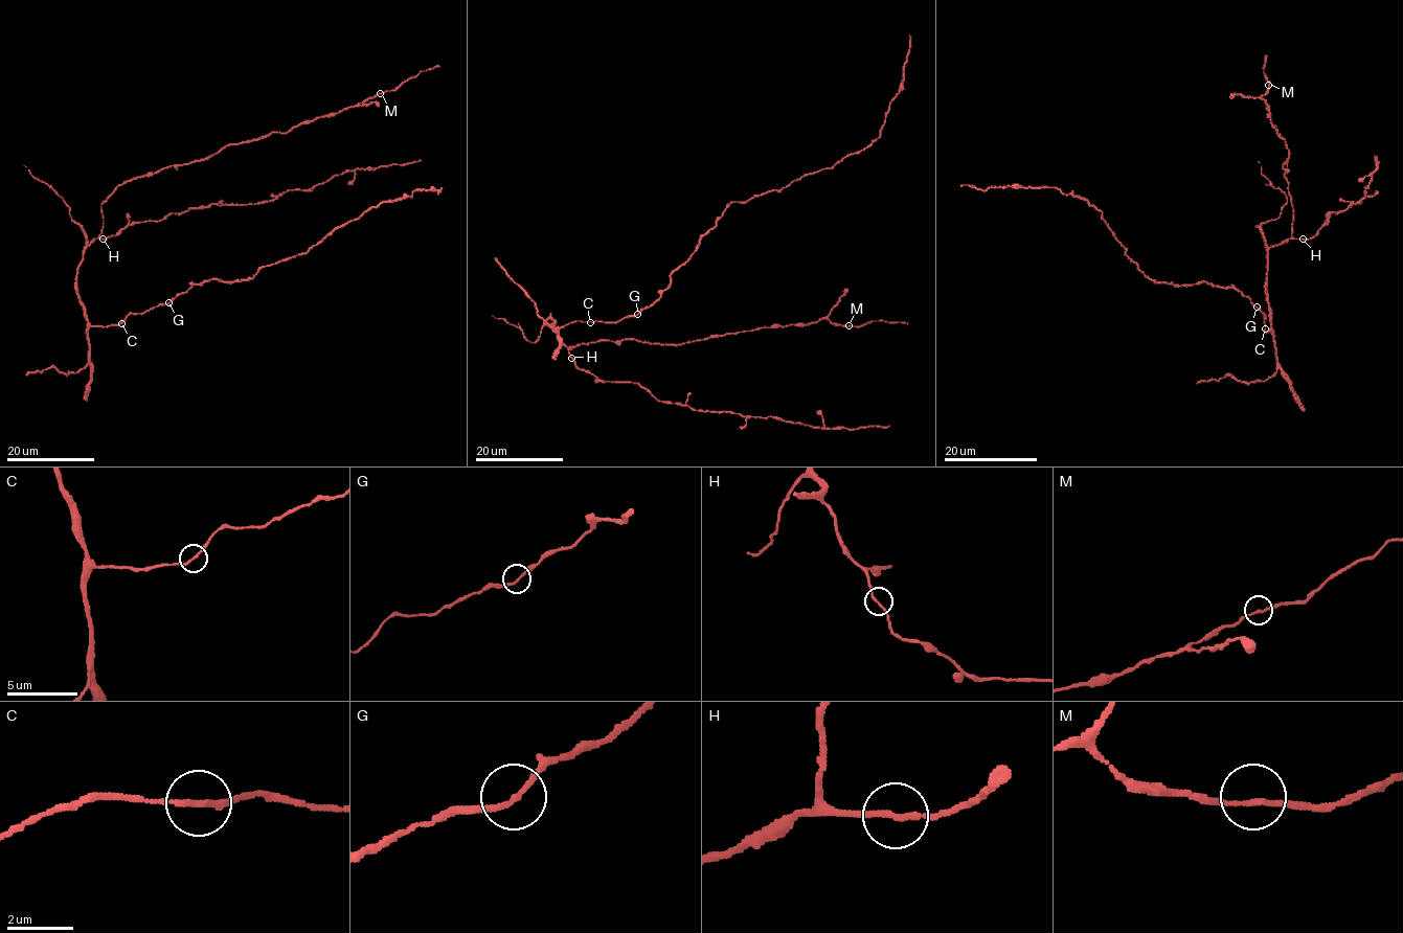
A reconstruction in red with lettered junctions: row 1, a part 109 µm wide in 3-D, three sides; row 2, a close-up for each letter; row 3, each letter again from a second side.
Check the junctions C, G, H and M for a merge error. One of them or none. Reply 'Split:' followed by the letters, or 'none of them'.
Split: none of them

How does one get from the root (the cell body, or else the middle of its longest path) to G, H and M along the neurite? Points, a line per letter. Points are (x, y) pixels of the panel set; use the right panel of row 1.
G: (1268, 331), (1264, 331), (1265, 316), (1257, 306)
H: (1268, 331), (1270, 308), (1266, 297), (1267, 251), (1271, 246), (1289, 239), (1302, 239)
M: (1268, 331), (1267, 251), (1291, 236), (1294, 213), (1284, 169), (1289, 151), (1261, 98), (1268, 85)

